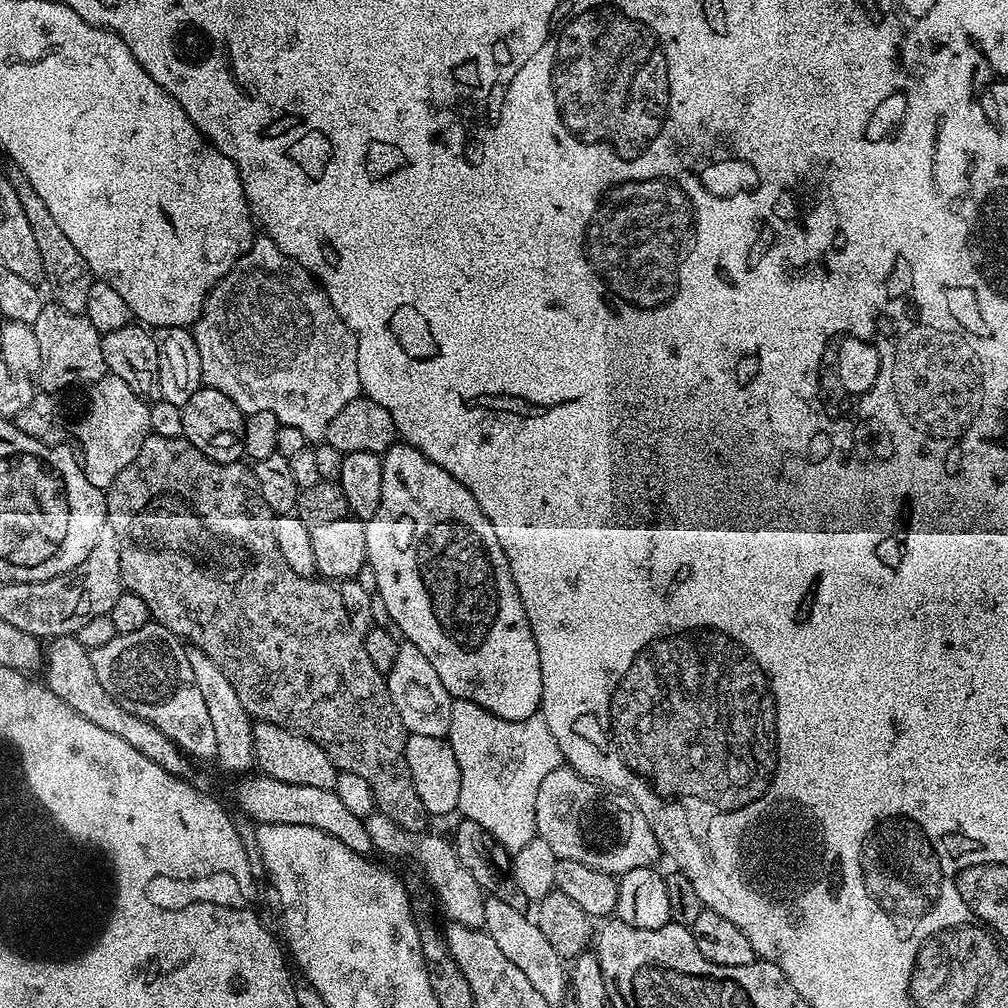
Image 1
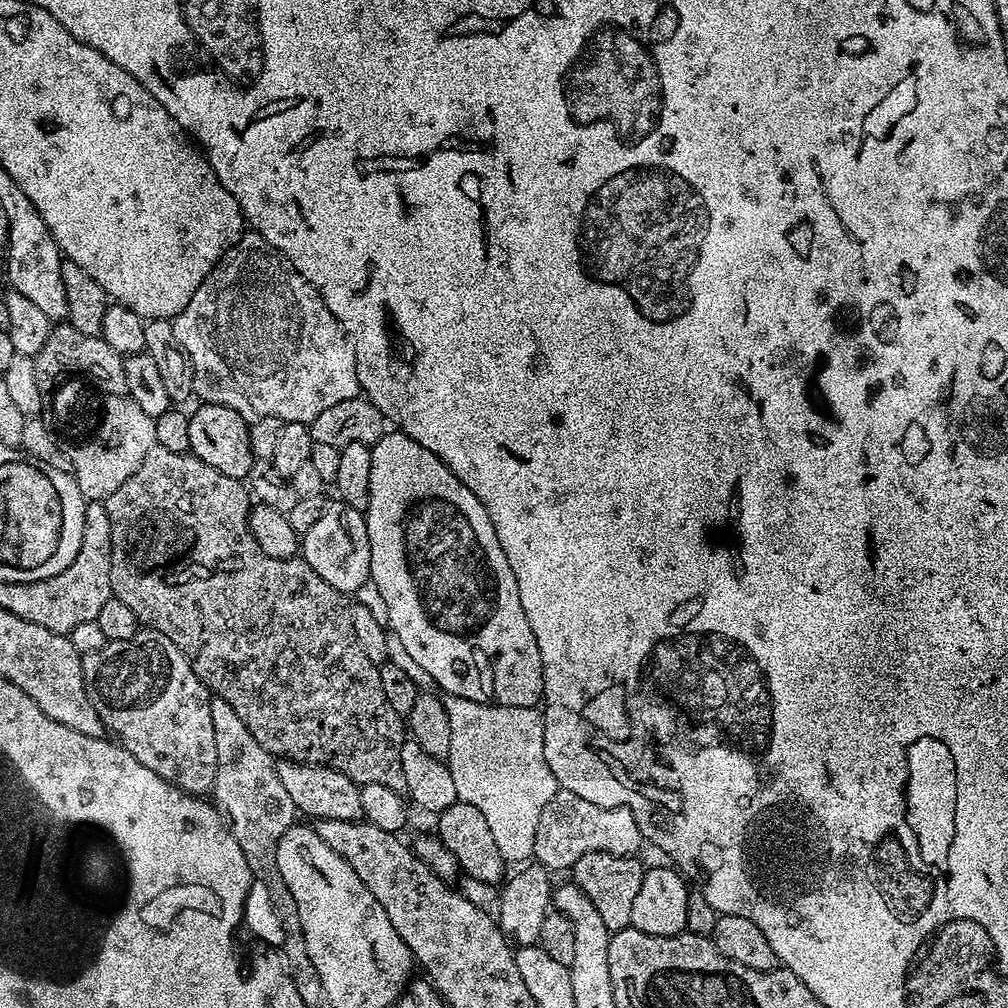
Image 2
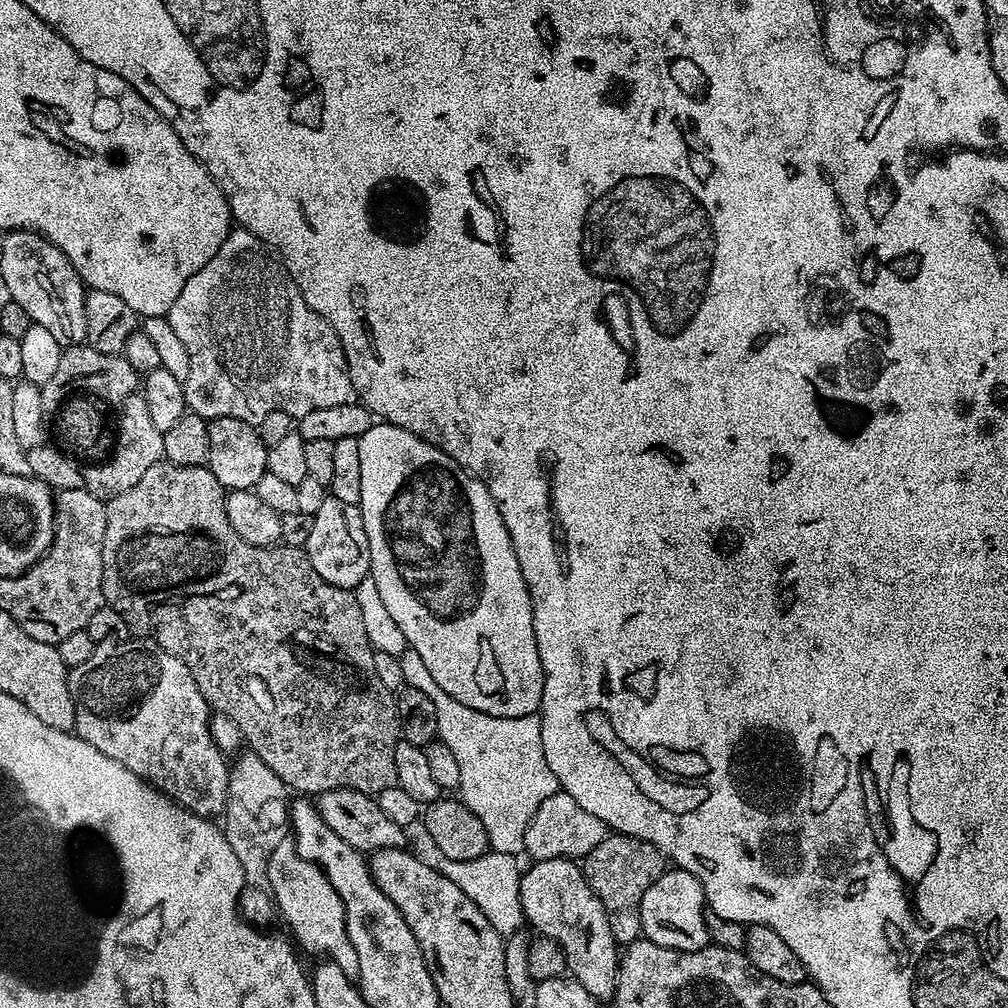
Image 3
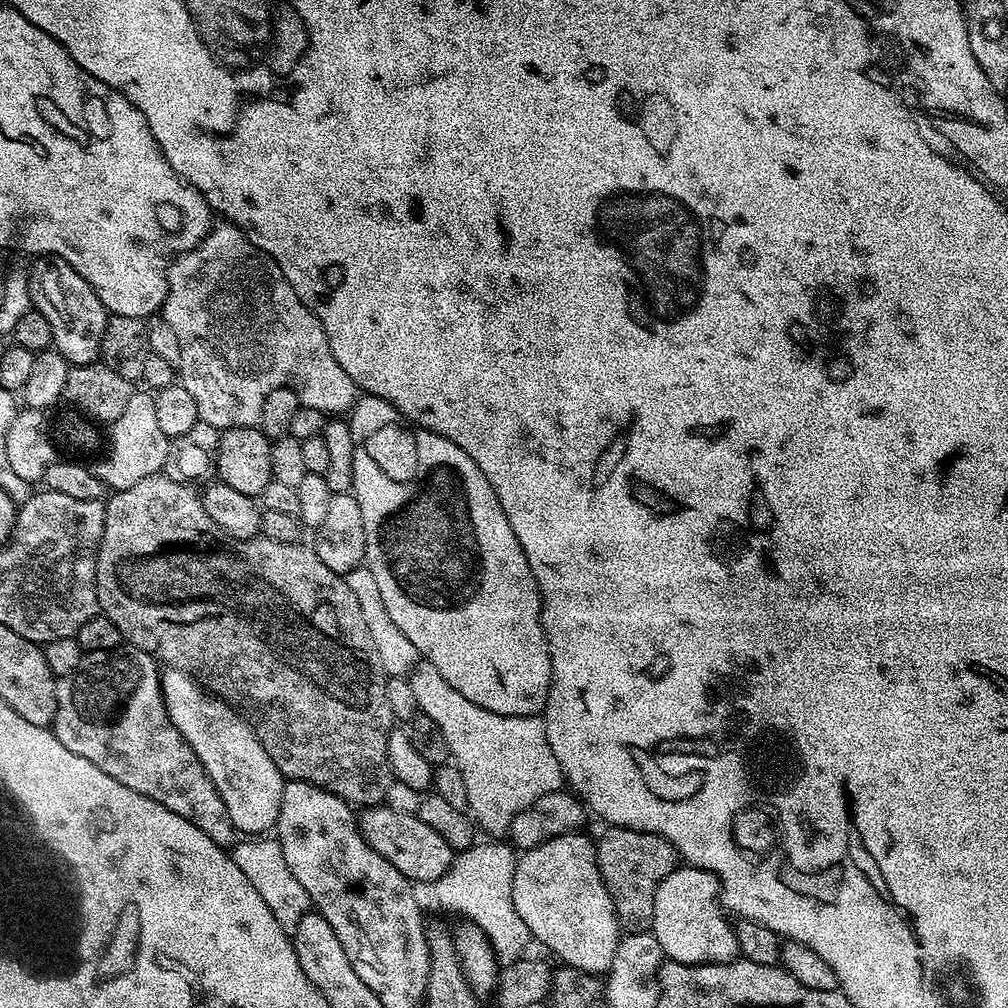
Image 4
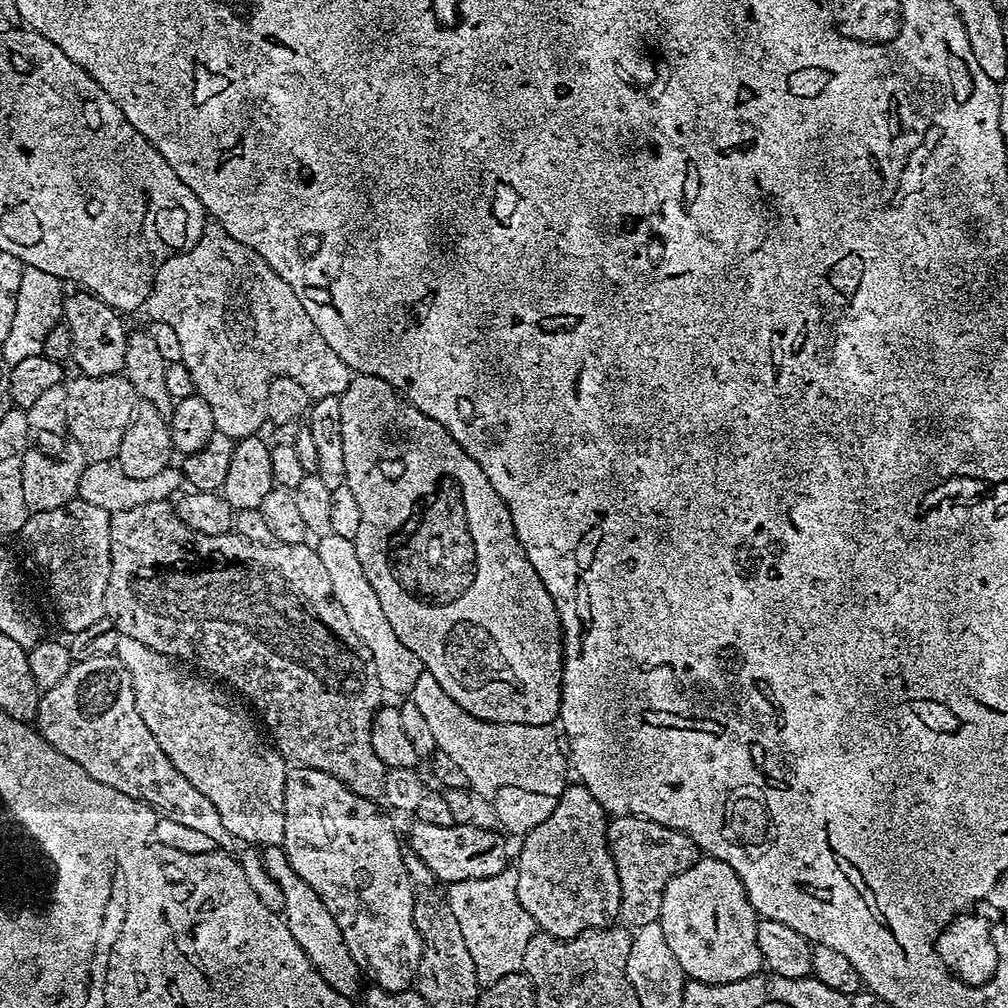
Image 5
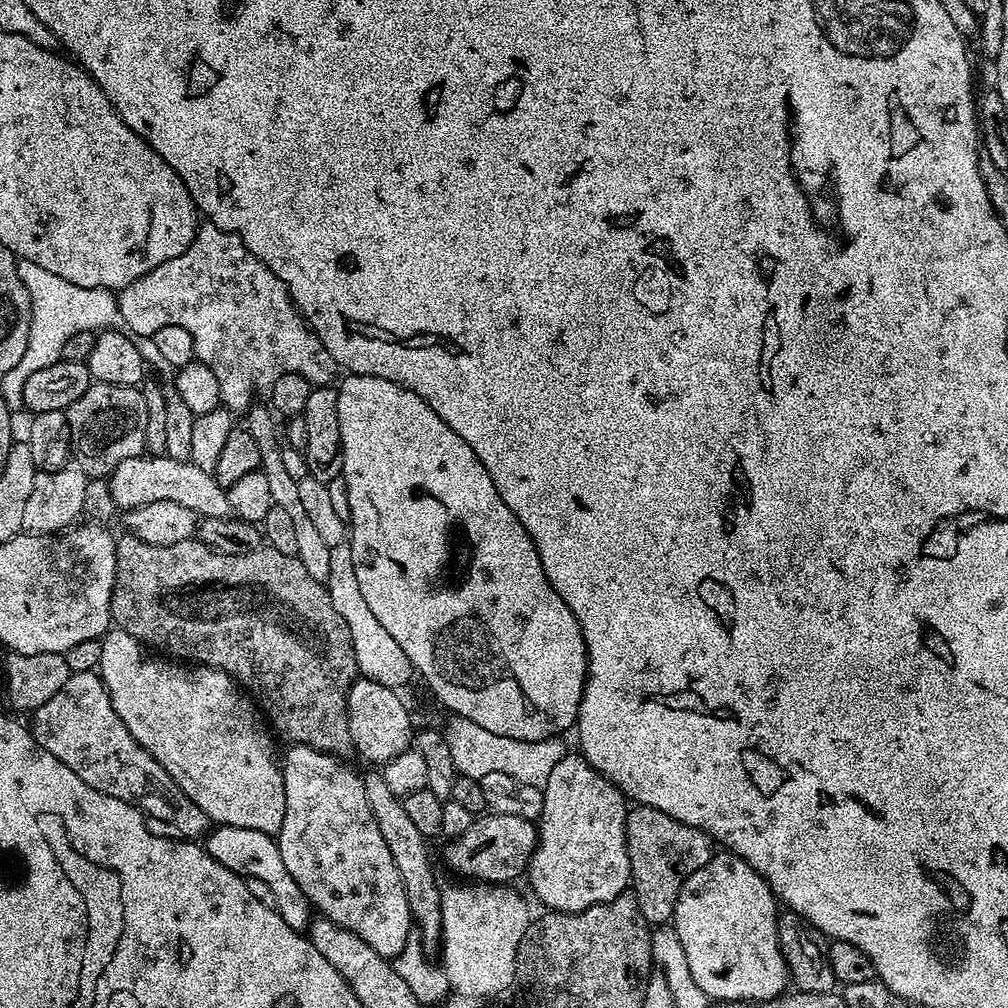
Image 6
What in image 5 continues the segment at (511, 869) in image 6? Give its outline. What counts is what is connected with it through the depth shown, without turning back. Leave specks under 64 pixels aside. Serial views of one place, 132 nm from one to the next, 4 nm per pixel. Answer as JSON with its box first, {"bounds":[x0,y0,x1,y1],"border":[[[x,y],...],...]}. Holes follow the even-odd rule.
{"bounds":[406,820,510,884],"border":[[[416,820],[413,828],[406,836],[406,844],[411,852],[418,854],[418,858],[426,864],[427,869],[445,884],[462,882],[463,880],[477,880],[478,878],[494,878],[502,874],[505,868],[509,867],[510,856],[508,860],[508,848],[504,845],[505,837],[499,831],[491,832],[480,824],[451,824],[450,826],[430,826],[430,822]]]}

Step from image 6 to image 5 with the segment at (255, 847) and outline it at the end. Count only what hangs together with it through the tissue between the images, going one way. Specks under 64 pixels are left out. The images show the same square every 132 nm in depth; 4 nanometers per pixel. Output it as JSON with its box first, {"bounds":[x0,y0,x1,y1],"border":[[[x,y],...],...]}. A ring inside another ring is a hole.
{"bounds":[262,844,362,998],"border":[[[275,844],[263,849],[262,855],[266,874],[270,874],[270,878],[274,878],[278,886],[282,886],[284,899],[282,915],[294,942],[298,942],[298,946],[306,954],[314,970],[318,970],[318,974],[335,992],[349,998],[355,997],[355,992],[358,990],[360,992],[362,988],[362,985],[360,986],[362,973],[354,962],[350,950],[346,950],[346,942],[342,938],[342,930],[338,930],[338,922],[334,922],[334,914],[326,910],[326,902],[322,902],[318,894],[314,894],[310,882],[305,882],[302,878],[298,878],[298,874],[294,874],[294,866],[290,866],[290,858],[286,858],[281,845]]]}

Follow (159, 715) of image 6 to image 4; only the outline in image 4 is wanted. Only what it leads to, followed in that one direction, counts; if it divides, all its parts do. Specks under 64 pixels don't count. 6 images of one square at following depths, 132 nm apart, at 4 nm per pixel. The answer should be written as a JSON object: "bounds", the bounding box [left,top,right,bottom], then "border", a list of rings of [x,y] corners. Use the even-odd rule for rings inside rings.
{"bounds":[159,667,286,833],"border":[[[165,667],[159,682],[169,724],[180,731],[218,794],[222,794],[222,802],[230,810],[230,822],[237,833],[271,833],[276,827],[286,781],[270,754],[262,750],[262,742],[258,742],[254,730],[235,708],[205,692],[182,670]]]}

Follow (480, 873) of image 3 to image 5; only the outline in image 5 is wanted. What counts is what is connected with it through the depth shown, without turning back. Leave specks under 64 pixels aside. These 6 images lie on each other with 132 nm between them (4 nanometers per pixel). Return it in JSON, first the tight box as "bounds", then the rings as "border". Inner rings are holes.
{"bounds":[447,866,538,986],"border":[[[509,866],[494,878],[463,880],[447,885],[450,910],[458,918],[458,927],[466,938],[466,950],[474,958],[474,974],[481,986],[498,982],[506,974],[523,969],[522,954],[526,954],[526,942],[536,935],[538,929],[534,918],[522,910],[516,889],[516,869]]]}

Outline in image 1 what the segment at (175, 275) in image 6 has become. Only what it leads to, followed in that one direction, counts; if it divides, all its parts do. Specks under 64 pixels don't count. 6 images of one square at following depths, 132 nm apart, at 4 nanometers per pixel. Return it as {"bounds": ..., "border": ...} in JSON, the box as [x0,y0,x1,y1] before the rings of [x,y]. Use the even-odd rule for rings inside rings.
{"bounds":[194,235,361,441],"border":[[[257,235],[252,241],[250,250],[238,257],[236,265],[212,287],[212,291],[204,299],[202,314],[195,322],[194,335],[198,342],[198,358],[202,358],[204,363],[202,381],[207,387],[222,390],[222,394],[226,394],[226,398],[230,398],[230,402],[234,402],[234,406],[238,406],[238,410],[245,414],[273,412],[280,419],[281,424],[295,426],[298,430],[302,430],[305,441],[323,441],[327,434],[327,427],[338,415],[338,410],[342,410],[342,406],[346,406],[346,402],[355,400],[361,395],[356,336],[348,329],[346,322],[342,322],[338,310],[334,310],[330,298],[324,293],[324,289],[316,283],[314,277],[297,260],[291,260],[289,256],[282,254],[282,250],[278,250],[278,246],[269,236]]]}

